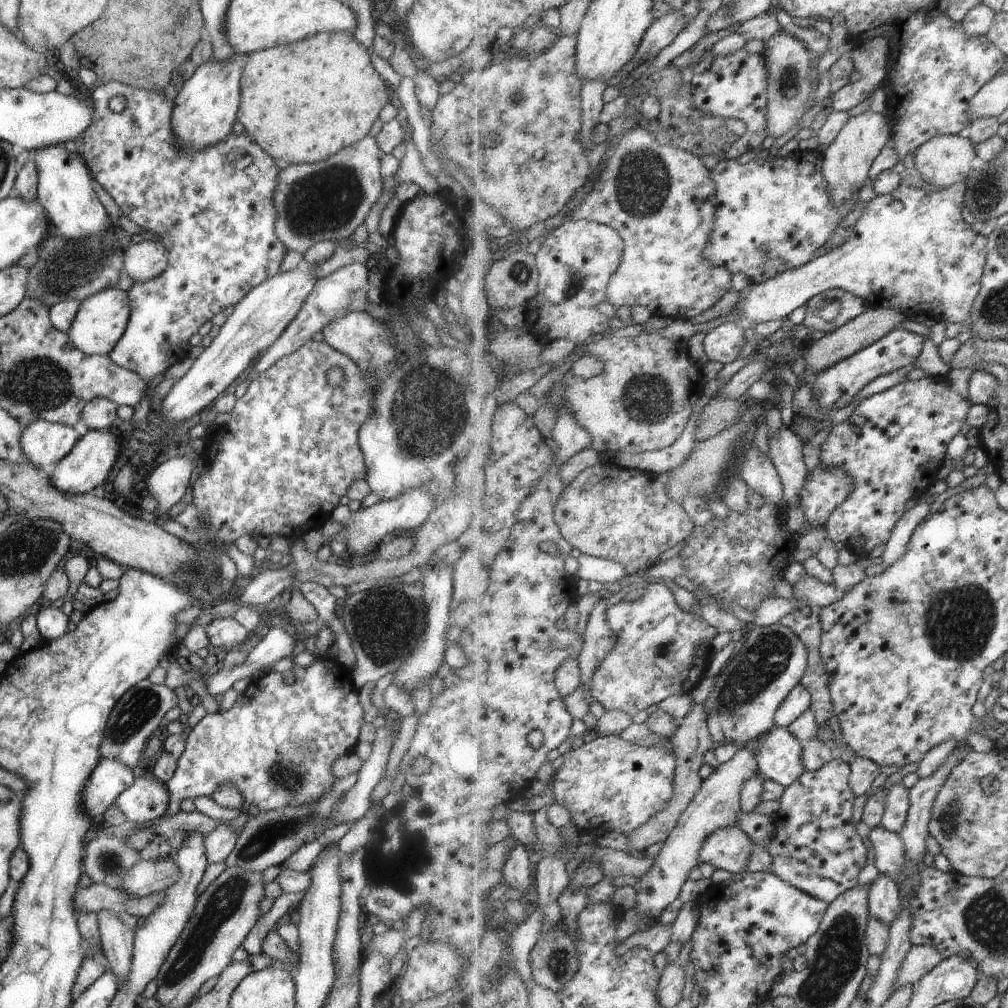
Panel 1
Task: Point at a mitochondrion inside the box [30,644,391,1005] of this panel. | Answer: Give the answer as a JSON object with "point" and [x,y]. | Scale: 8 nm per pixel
{"point":[224,902]}

